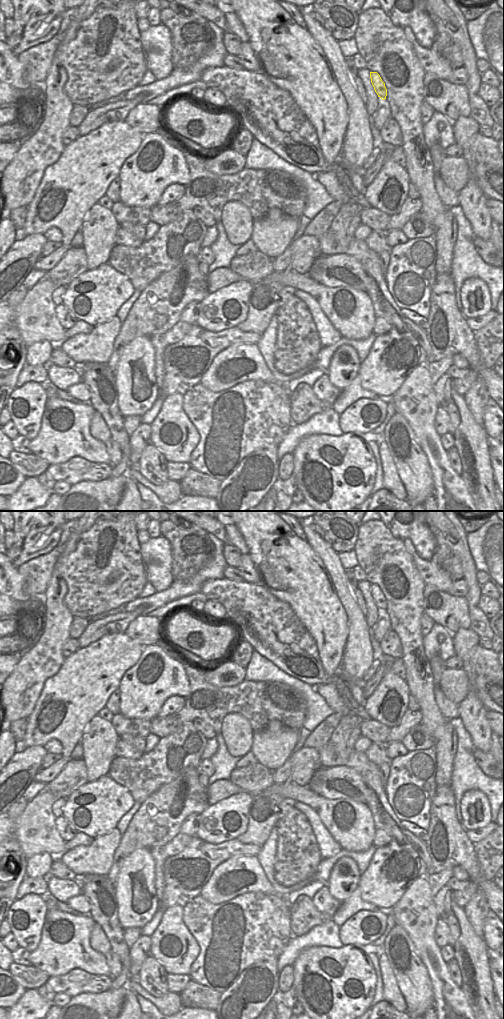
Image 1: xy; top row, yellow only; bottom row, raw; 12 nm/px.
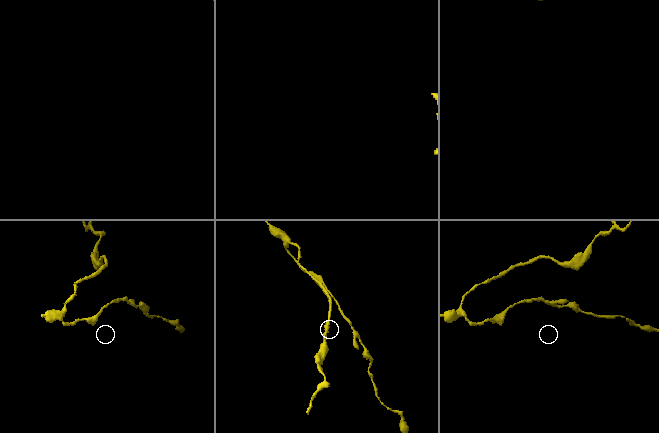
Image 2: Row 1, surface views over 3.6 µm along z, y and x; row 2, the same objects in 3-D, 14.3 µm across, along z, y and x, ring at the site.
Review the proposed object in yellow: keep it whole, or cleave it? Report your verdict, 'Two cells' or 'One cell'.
One cell.

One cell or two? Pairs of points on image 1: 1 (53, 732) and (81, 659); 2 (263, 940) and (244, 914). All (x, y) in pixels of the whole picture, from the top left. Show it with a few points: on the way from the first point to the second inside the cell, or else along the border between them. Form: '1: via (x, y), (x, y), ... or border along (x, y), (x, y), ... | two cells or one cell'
1: via (66, 714), (72, 698), (81, 688), (81, 677) | one cell
2: via (261, 934), (248, 920) | one cell

